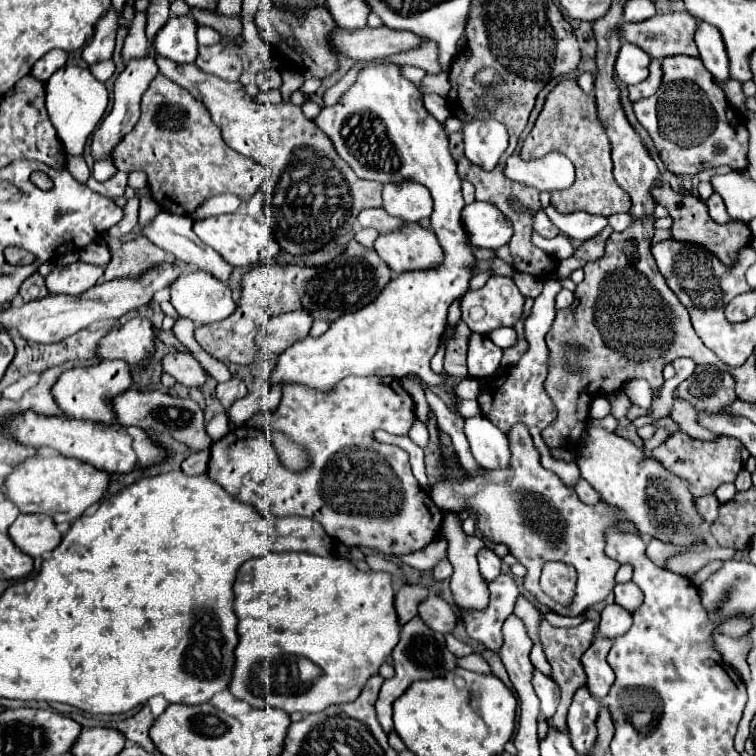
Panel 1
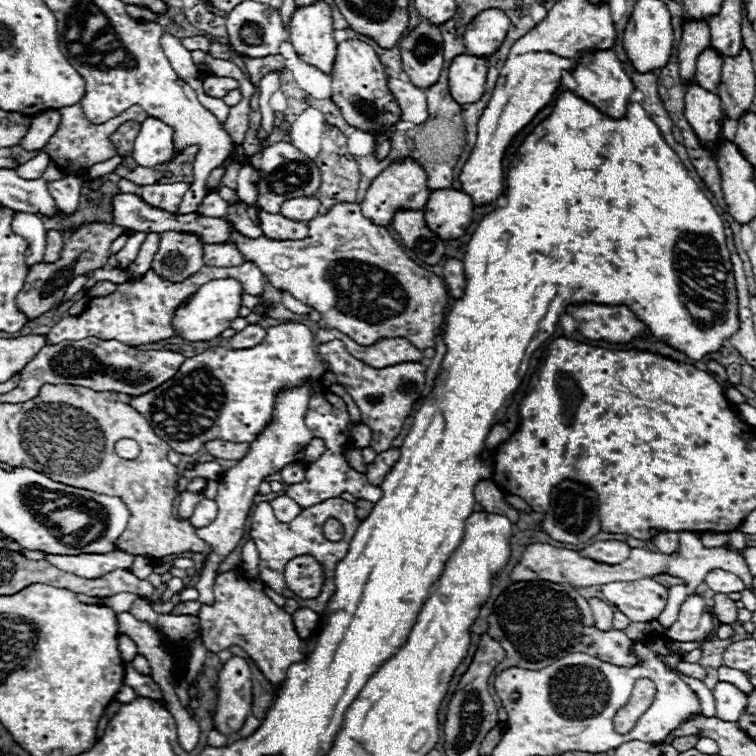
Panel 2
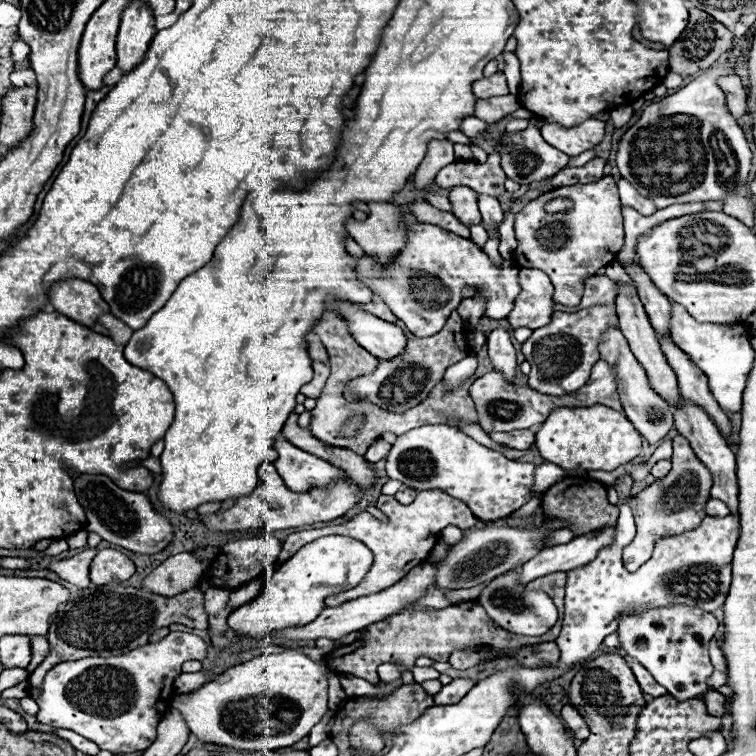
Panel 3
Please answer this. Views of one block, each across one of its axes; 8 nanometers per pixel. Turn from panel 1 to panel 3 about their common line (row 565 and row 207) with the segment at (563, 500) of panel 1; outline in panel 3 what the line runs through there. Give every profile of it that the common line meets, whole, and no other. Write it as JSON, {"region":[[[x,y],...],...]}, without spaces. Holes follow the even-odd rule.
{"region":[[[606,176],[590,184],[574,184],[550,190],[536,200],[530,200],[516,214],[514,232],[518,246],[514,250],[512,262],[518,268],[538,268],[546,272],[554,284],[552,300],[564,306],[578,306],[586,278],[608,266],[622,248],[624,228],[618,186],[612,176]],[[554,198],[572,200],[572,208],[548,214],[544,206]]]}

